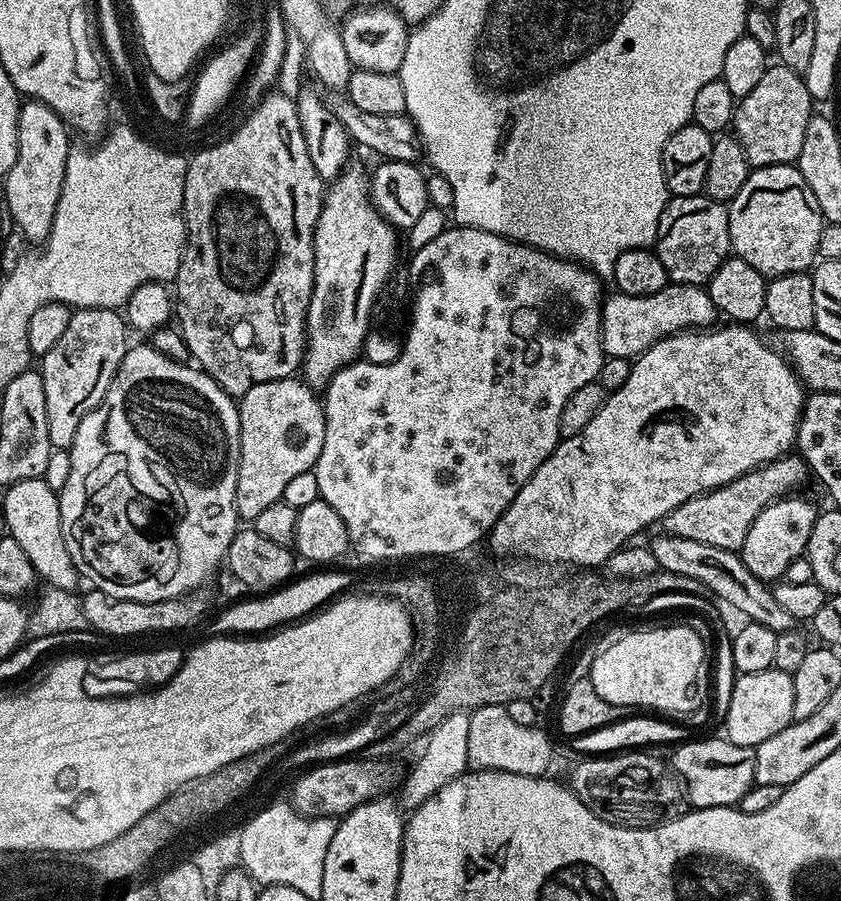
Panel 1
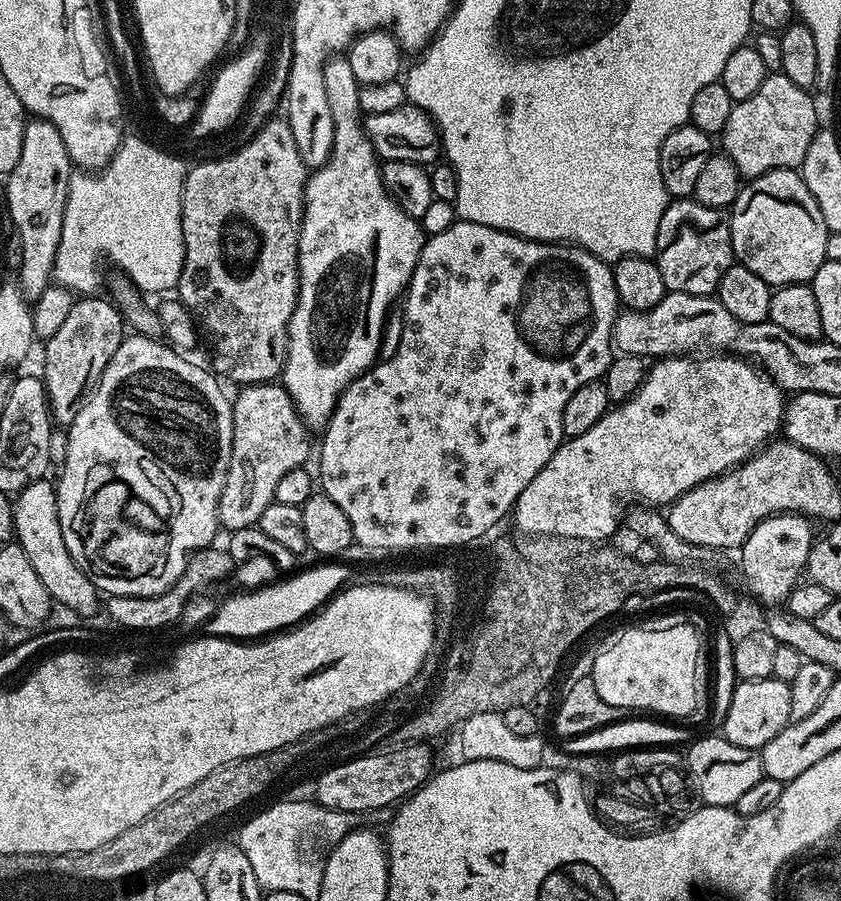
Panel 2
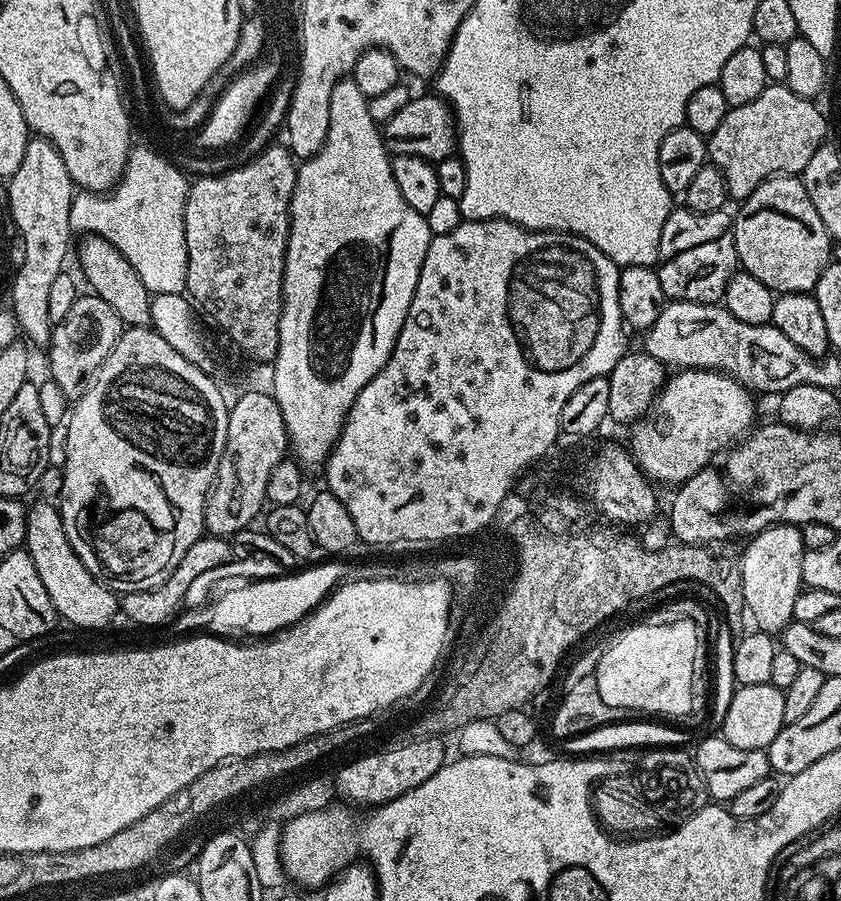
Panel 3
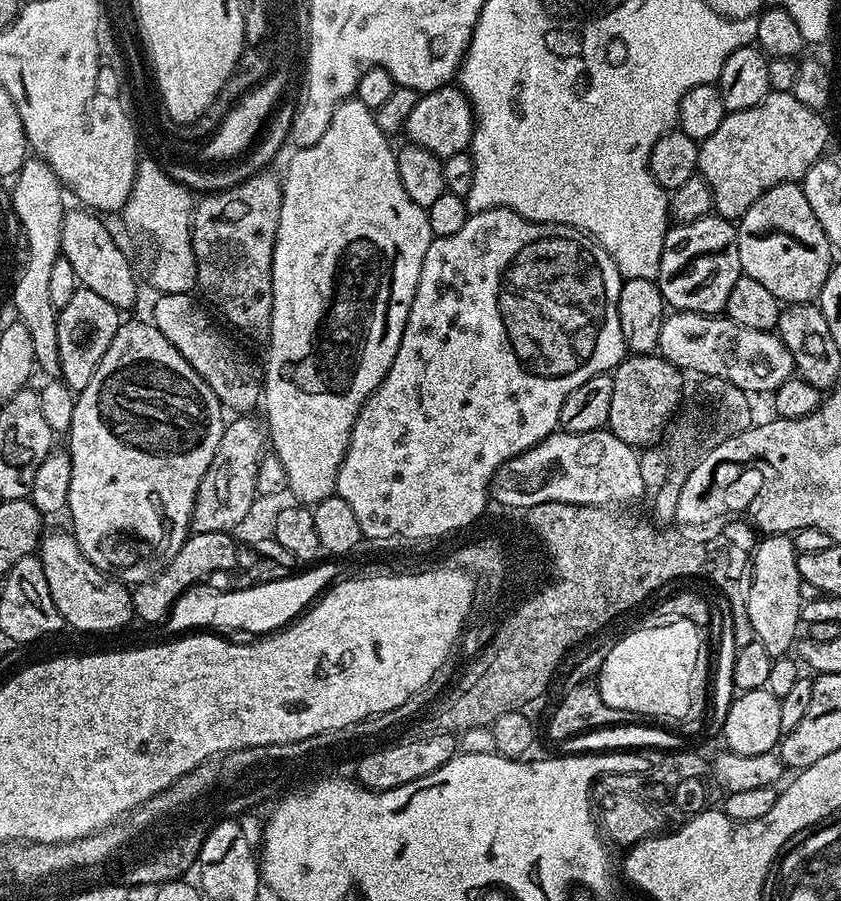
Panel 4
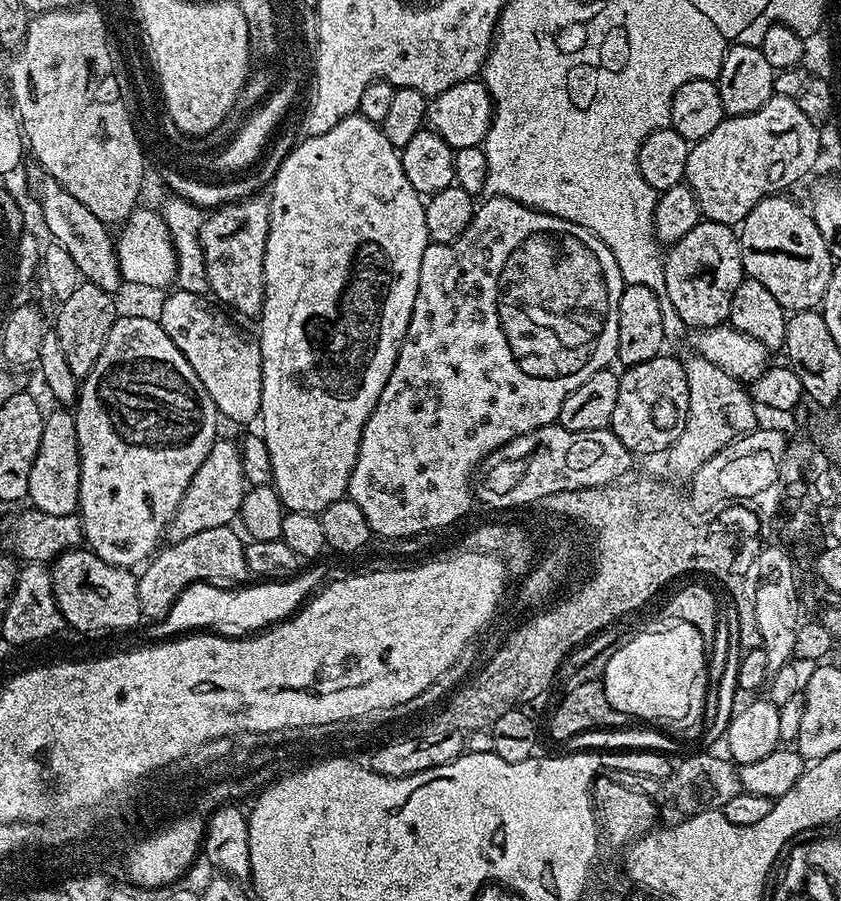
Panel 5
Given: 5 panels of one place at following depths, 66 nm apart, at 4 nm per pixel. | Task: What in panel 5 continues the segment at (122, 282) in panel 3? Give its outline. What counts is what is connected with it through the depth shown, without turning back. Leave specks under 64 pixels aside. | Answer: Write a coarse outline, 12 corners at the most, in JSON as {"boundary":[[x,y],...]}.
{"boundary":[[39,164],[28,188],[87,283],[122,287],[113,233]]}

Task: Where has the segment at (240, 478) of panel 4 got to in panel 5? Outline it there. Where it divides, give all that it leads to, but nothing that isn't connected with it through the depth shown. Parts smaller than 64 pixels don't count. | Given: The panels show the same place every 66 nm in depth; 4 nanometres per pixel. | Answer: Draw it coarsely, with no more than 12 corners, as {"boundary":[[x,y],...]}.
{"boundary":[[217,439],[168,523],[167,543],[229,527],[246,481],[239,443]]}

